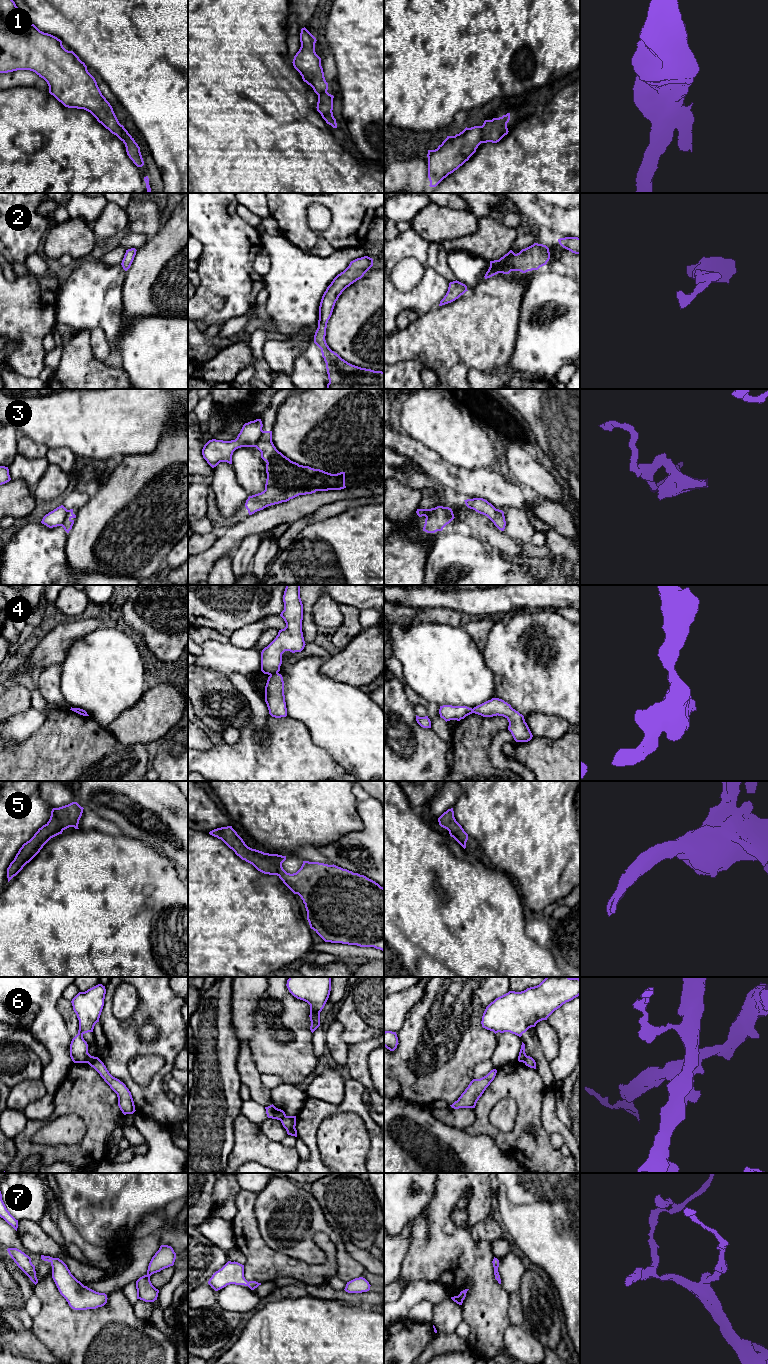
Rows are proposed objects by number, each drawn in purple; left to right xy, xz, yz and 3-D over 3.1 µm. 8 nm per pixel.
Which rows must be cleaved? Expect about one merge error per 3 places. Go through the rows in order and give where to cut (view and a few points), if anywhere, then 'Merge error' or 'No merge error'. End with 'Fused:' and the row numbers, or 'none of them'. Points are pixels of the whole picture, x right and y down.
1: Split along yz (482, 126), (480, 142). Merge error
2: No split. No merge error
3: Split along xz (262, 430), (262, 434), (254, 446). Merge error
4: Split along xz (277, 672), (270, 675). Merge error
5: No split. No merge error
6: Split along xy (90, 1055), (86, 1062). Merge error
7: No split. No merge error
Fused: 1, 3, 4, 6

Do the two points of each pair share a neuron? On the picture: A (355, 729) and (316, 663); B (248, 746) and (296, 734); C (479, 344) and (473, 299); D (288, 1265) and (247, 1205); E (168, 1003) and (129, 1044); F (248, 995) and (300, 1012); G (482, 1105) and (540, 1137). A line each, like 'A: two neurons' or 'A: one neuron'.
A: one neuron
B: one neuron
C: one neuron
D: one neuron
E: one neuron
F: two neurons
G: one neuron

